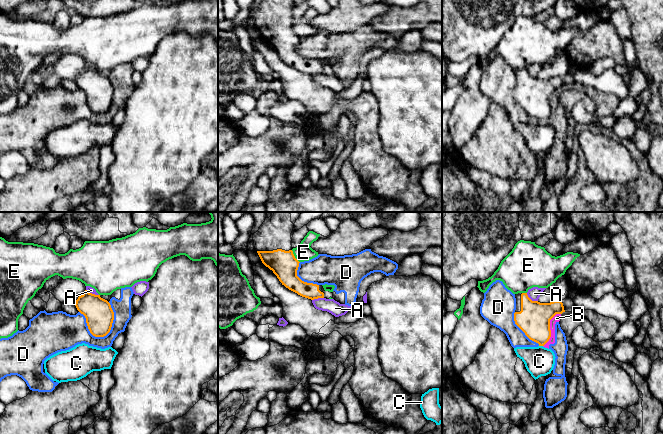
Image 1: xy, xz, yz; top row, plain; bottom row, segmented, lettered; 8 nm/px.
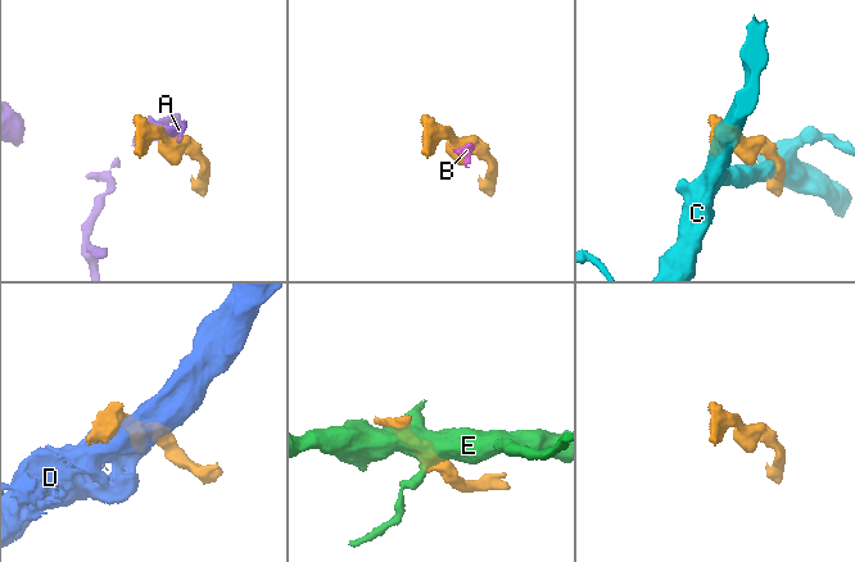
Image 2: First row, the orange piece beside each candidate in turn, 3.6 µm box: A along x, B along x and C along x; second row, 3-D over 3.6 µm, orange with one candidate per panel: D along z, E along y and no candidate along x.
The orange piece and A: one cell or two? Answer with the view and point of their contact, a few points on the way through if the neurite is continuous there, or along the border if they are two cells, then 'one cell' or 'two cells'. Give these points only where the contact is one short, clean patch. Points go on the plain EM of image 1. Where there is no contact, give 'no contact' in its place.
yz (530, 75) | along yz (526, 69), (532, 76), (537, 77) | two cells

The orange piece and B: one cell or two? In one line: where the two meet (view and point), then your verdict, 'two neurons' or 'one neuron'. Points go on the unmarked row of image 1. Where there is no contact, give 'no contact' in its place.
yz (549, 104) | two neurons

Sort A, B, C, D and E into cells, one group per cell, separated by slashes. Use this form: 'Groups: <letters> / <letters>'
Groups: A / B D / C / E

